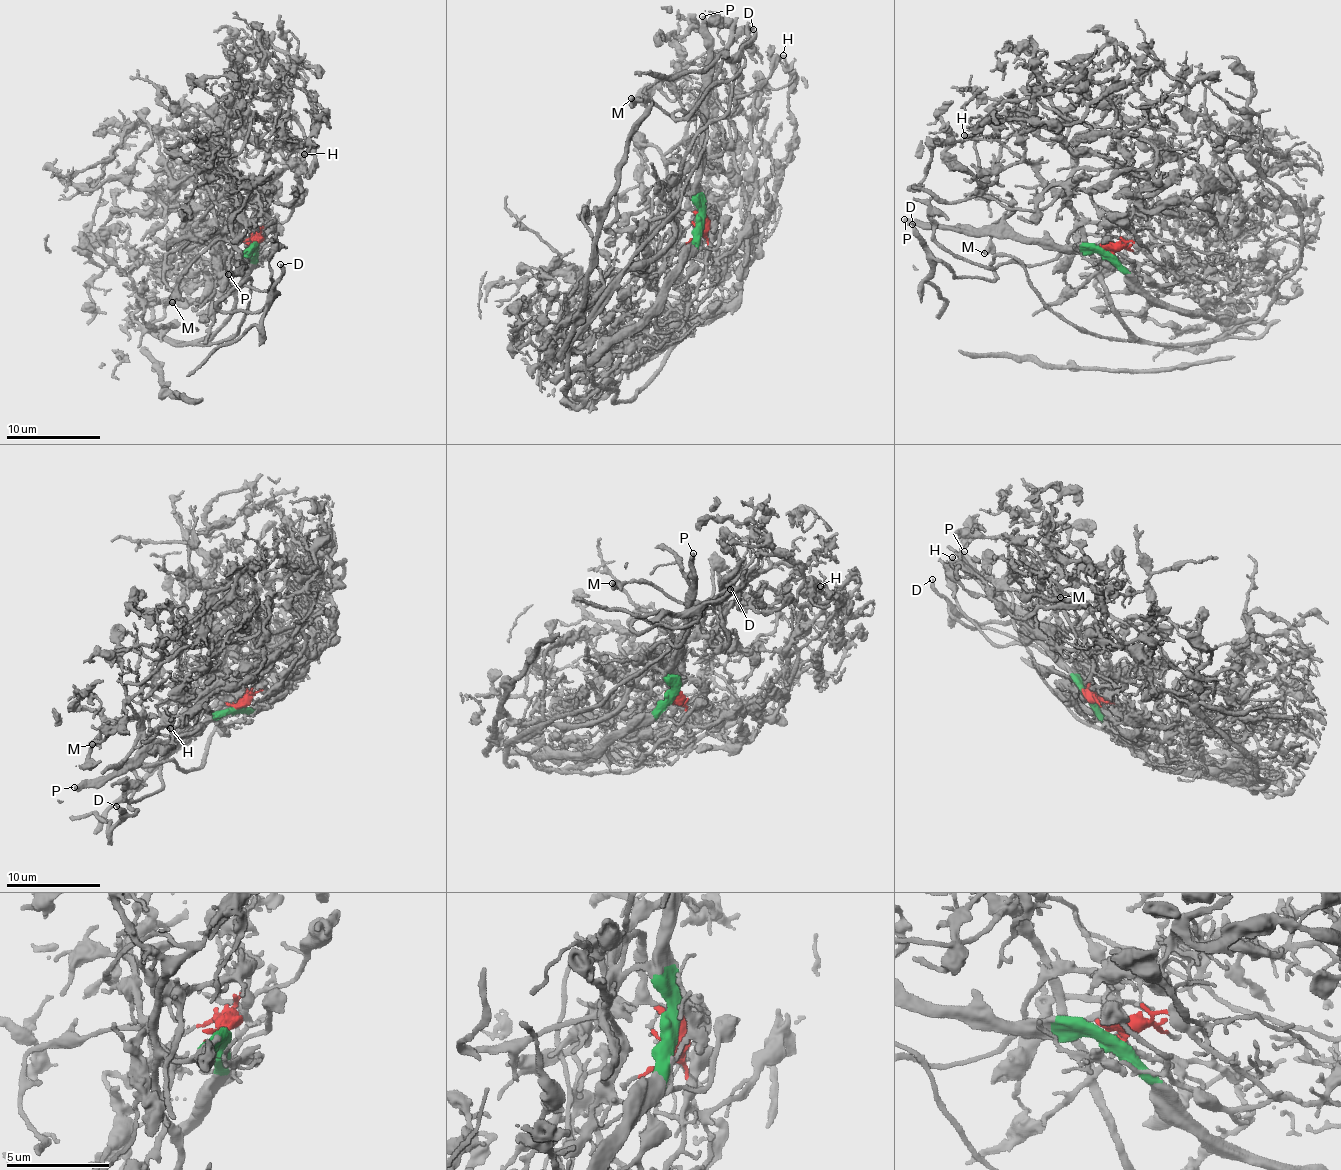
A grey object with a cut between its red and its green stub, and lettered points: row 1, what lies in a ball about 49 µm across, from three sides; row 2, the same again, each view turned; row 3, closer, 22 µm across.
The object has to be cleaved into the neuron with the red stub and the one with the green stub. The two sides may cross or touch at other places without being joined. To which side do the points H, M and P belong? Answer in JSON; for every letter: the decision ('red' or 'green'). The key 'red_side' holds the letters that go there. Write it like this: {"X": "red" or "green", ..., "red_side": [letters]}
{"H": "red", "M": "green", "P": "green", "red_side": ["H"]}

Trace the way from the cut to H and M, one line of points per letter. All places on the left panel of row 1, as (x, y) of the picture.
H: (255, 244), (263, 212), (231, 223), (203, 169), (238, 109), (278, 114), (284, 70), (323, 112), (303, 155)
M: (255, 245), (244, 261), (224, 239), (213, 241), (187, 269), (171, 303)

